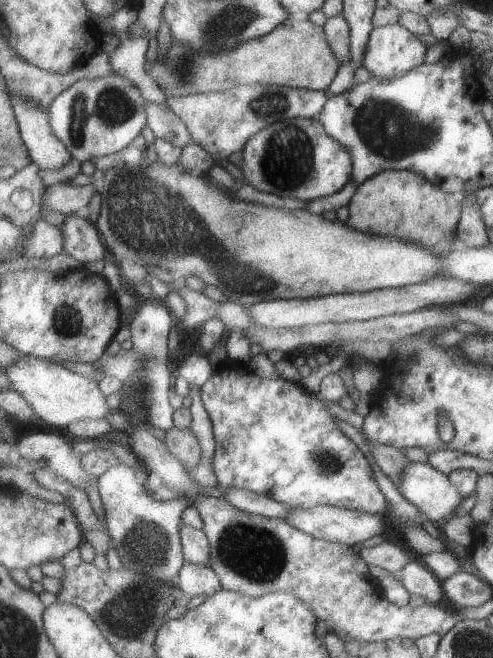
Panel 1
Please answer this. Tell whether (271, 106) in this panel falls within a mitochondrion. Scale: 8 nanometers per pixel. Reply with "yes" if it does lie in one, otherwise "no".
yes

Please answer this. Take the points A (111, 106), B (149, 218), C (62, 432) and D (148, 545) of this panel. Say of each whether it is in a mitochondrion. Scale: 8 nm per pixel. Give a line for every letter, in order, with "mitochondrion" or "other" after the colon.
A: mitochondrion
B: mitochondrion
C: other
D: mitochondrion

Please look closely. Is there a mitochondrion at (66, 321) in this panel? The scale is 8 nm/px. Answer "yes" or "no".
yes

